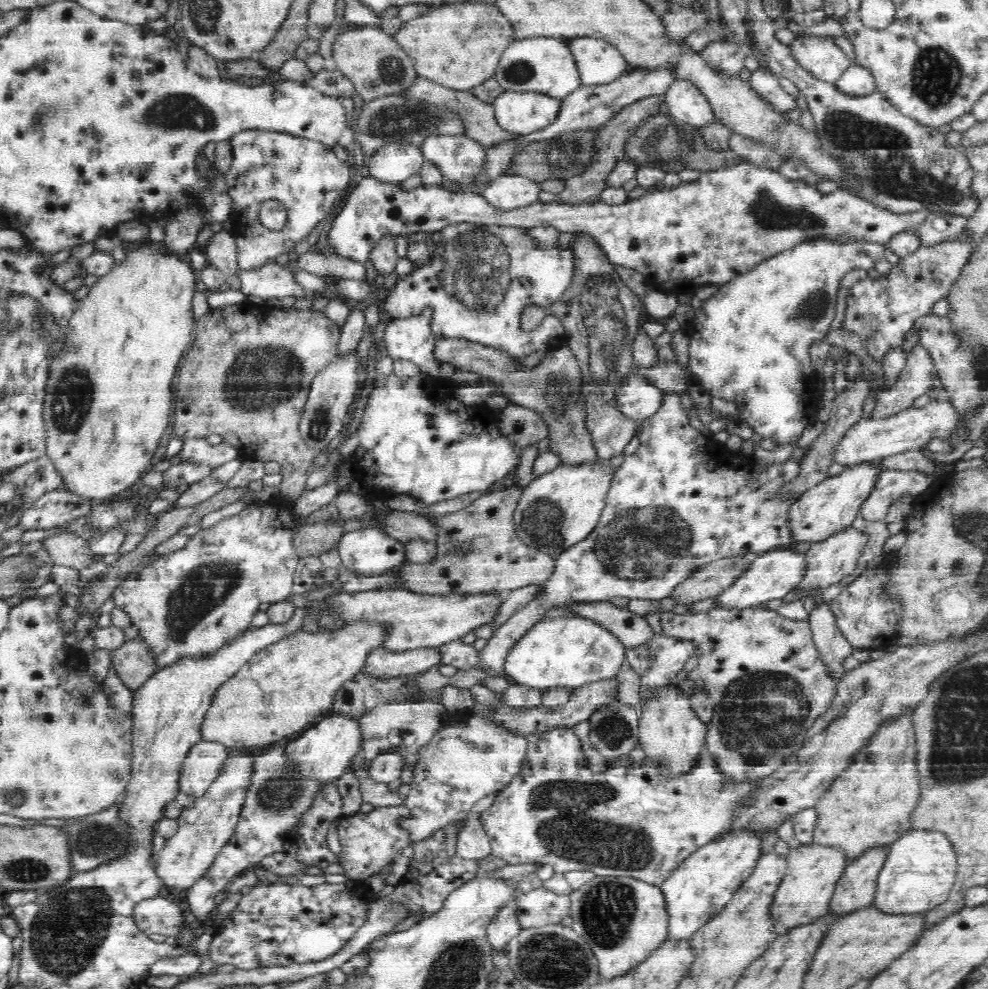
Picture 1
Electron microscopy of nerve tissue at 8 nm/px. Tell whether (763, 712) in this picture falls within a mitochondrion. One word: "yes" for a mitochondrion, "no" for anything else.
yes

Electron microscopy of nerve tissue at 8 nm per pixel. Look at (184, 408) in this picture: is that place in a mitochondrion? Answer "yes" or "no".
no

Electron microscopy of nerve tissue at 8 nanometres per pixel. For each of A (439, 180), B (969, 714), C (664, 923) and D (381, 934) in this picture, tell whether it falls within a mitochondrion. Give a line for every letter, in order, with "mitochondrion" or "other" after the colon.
A: other
B: mitochondrion
C: other
D: other

